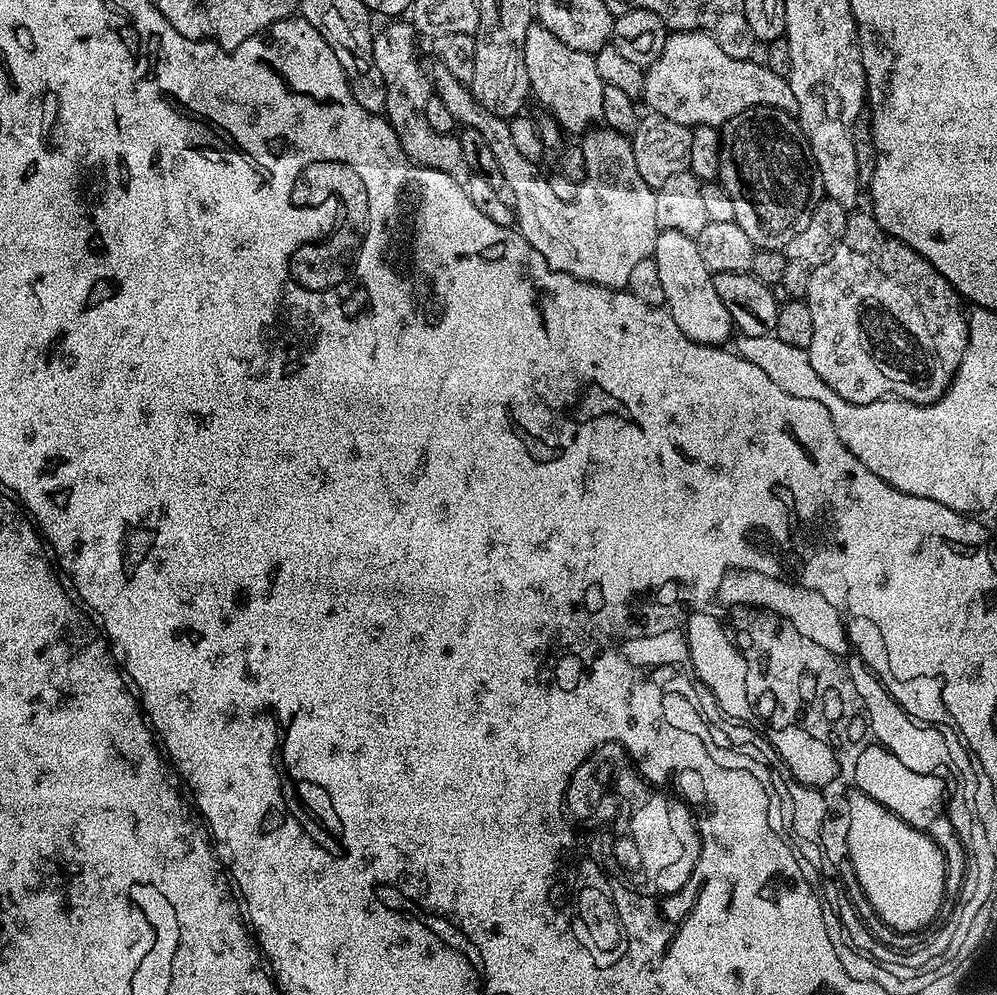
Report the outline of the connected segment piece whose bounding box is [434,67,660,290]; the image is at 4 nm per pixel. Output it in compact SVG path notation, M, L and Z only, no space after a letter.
M437 67L435 71L435 95L440 96L442 103L456 119L457 125L478 130L478 134L486 138L486 143L489 144L498 162L499 179L515 192L515 227L524 235L526 242L530 242L530 246L534 247L538 254L542 254L542 258L545 258L552 269L568 273L591 284L602 285L604 288L620 290L627 287L634 267L651 257L660 231L655 217L656 191L643 181L642 174L635 165L631 141L625 135L604 126L596 126L583 133L582 147L586 154L586 178L578 184L577 199L563 200L550 191L545 173L536 172L537 165L534 161L530 158L522 158L522 153L514 147L514 141L510 139L508 120L486 110L486 106L482 106L472 97L471 87L458 82L458 78L450 74L450 70Z

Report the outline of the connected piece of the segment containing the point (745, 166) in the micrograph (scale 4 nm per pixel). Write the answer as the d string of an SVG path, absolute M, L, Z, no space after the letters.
M758 106L750 110L742 110L734 118L730 118L720 128L720 174L718 183L730 194L730 199L734 201L734 220L738 226L742 226L742 231L750 238L750 242L756 247L787 249L790 238L794 234L799 234L810 222L810 214L814 214L814 206L818 206L820 200L825 199L824 187L822 186L822 174L818 174L818 166L814 162L814 154L806 142L804 132L800 129L800 121L791 112L784 112L781 108L771 108L770 106Z

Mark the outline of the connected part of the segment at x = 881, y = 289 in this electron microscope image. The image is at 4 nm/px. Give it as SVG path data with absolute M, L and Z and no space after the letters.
M853 211L849 215L846 234L842 234L842 242L838 242L834 258L811 269L809 274L806 299L814 321L814 342L810 342L806 349L810 366L814 366L818 378L832 380L832 376L836 376L836 380L844 380L844 384L848 384L848 372L840 372L840 368L848 368L848 344L852 344L852 335L855 334L874 370L892 384L892 388L880 390L880 394L915 404L921 403L922 398L933 397L935 393L943 395L947 385L941 383L934 390L936 378L952 378L962 362L969 340L966 308L961 293L956 291L947 276L941 274L940 269L930 266L922 254L884 232L871 211L860 211Z

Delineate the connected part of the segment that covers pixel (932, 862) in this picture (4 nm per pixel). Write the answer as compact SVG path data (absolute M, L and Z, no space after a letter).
M896 820L893 824L860 823L850 826L847 834L850 862L854 862L854 871L874 910L886 914L889 920L900 920L907 917L904 916L907 912L912 912L911 919L918 921L936 909L940 896L935 891L930 895L930 889L941 880L946 864L940 857L940 845L929 843L930 837L925 832Z

